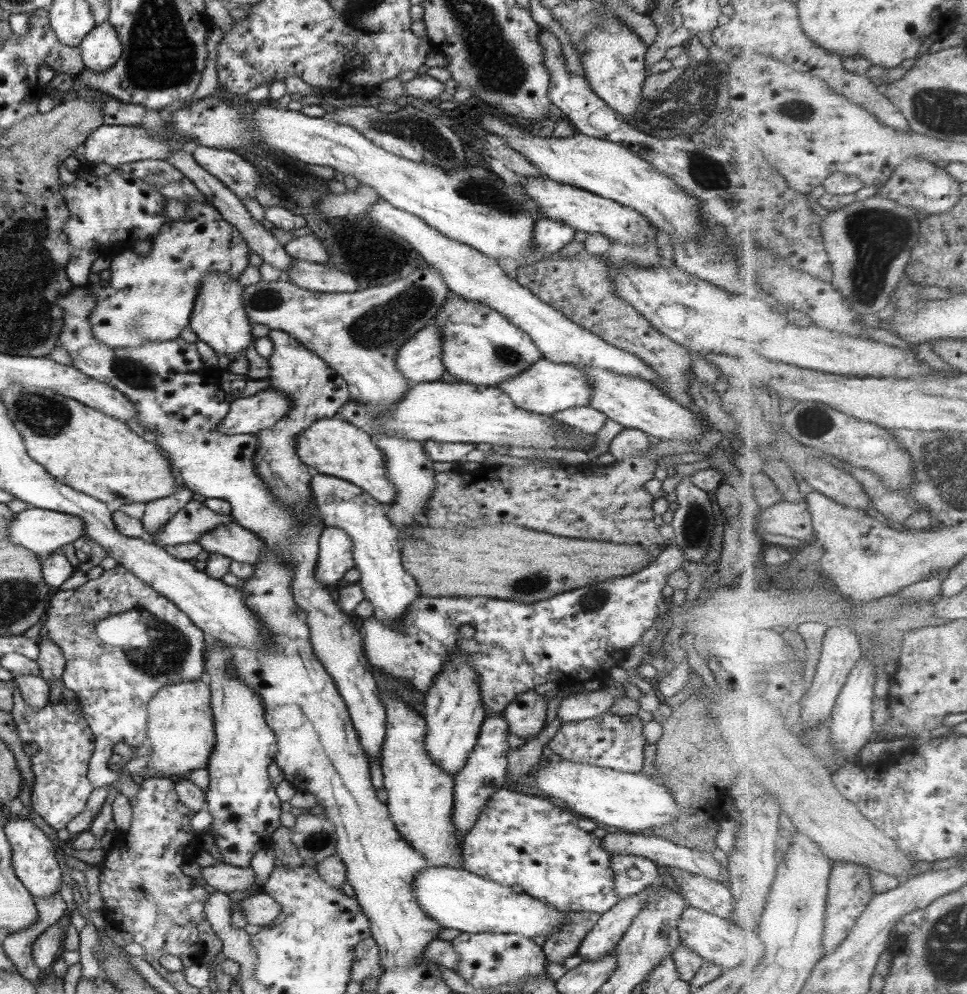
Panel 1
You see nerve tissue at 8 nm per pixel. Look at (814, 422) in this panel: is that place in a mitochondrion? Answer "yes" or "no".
yes

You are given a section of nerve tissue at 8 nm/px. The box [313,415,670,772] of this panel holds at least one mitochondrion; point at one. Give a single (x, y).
(591, 601)

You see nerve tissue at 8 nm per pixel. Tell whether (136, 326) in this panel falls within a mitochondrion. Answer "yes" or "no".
yes

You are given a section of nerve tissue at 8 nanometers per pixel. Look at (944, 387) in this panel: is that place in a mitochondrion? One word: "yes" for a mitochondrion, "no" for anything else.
no

